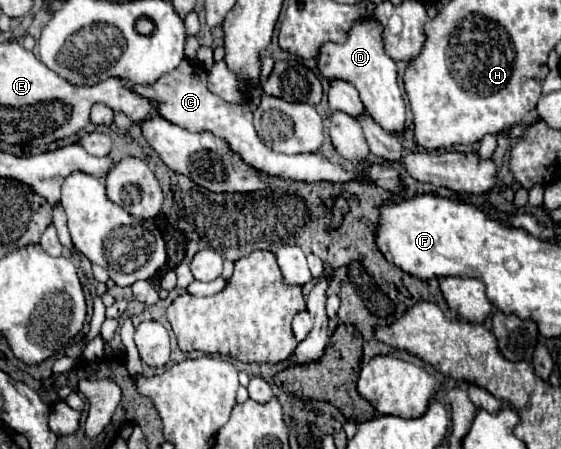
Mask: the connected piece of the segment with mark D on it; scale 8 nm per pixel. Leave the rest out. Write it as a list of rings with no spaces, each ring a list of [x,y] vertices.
[[[365,19],[353,25],[347,41],[343,45],[325,43],[319,55],[319,71],[327,79],[345,79],[355,85],[359,97],[365,105],[365,111],[385,129],[391,133],[403,133],[405,129],[405,99],[397,85],[397,65],[395,61],[385,55],[383,43],[383,27],[375,19]]]

